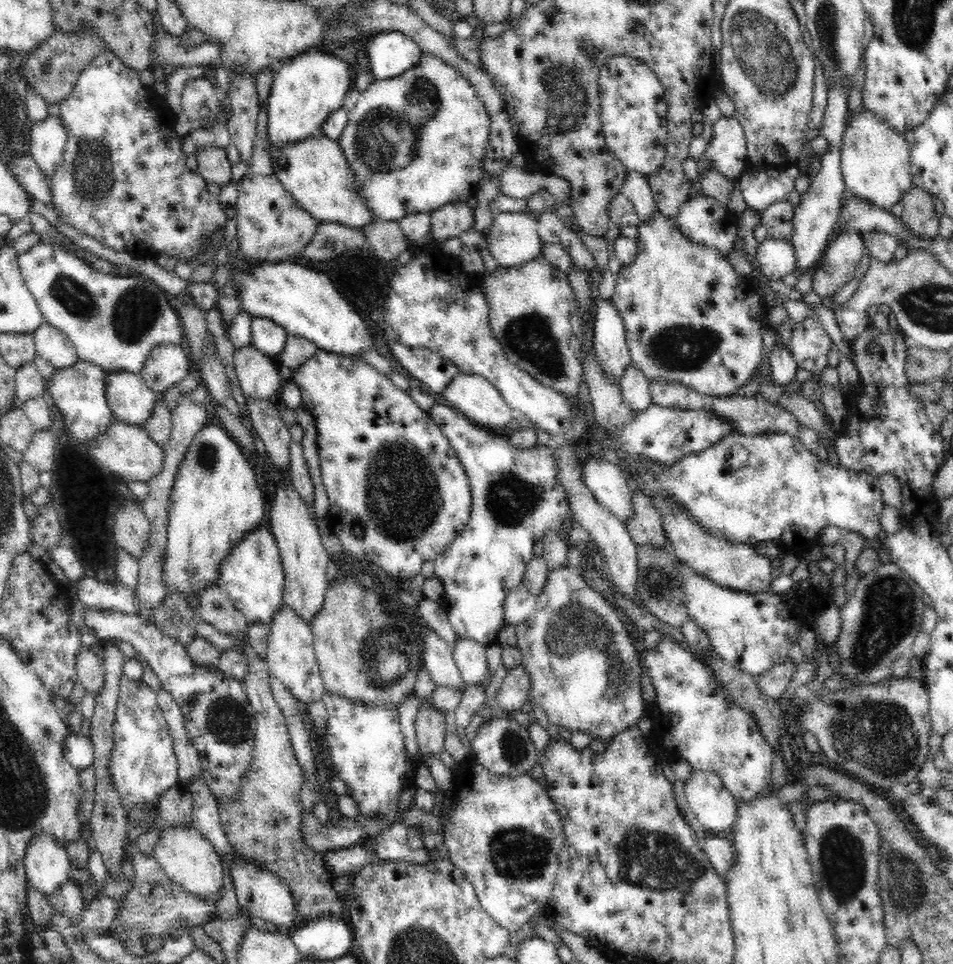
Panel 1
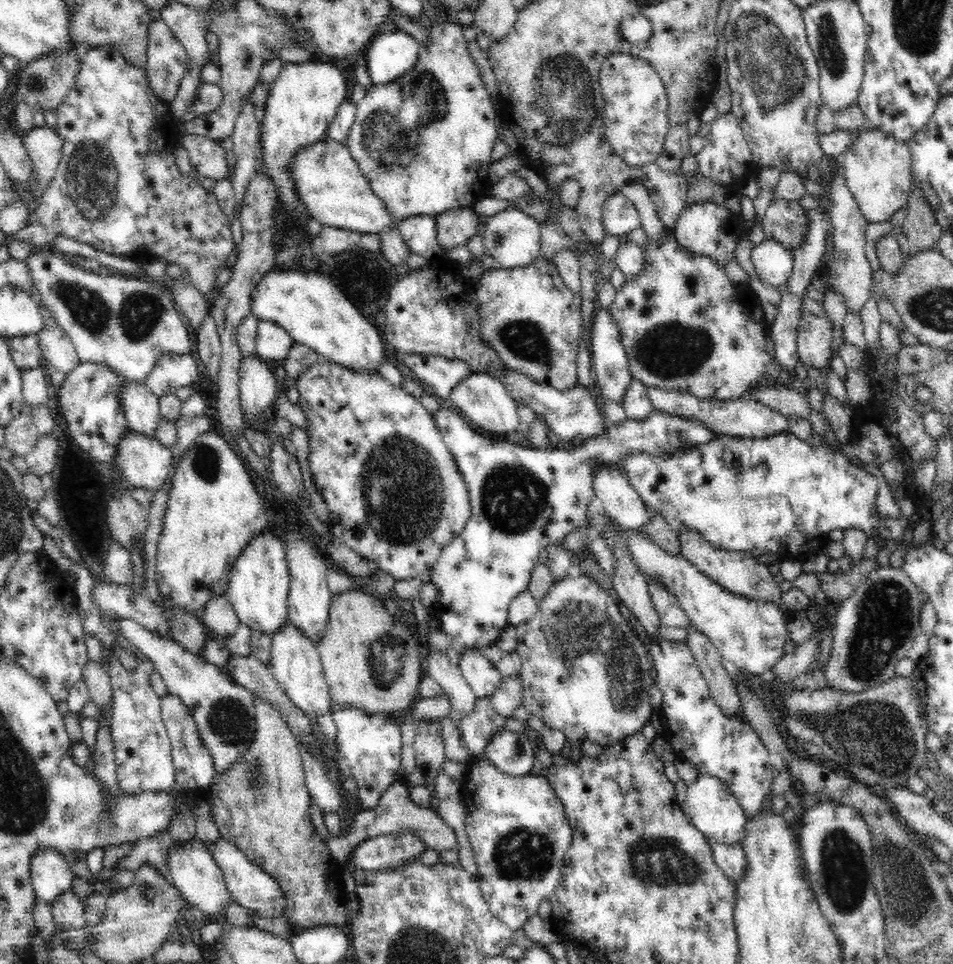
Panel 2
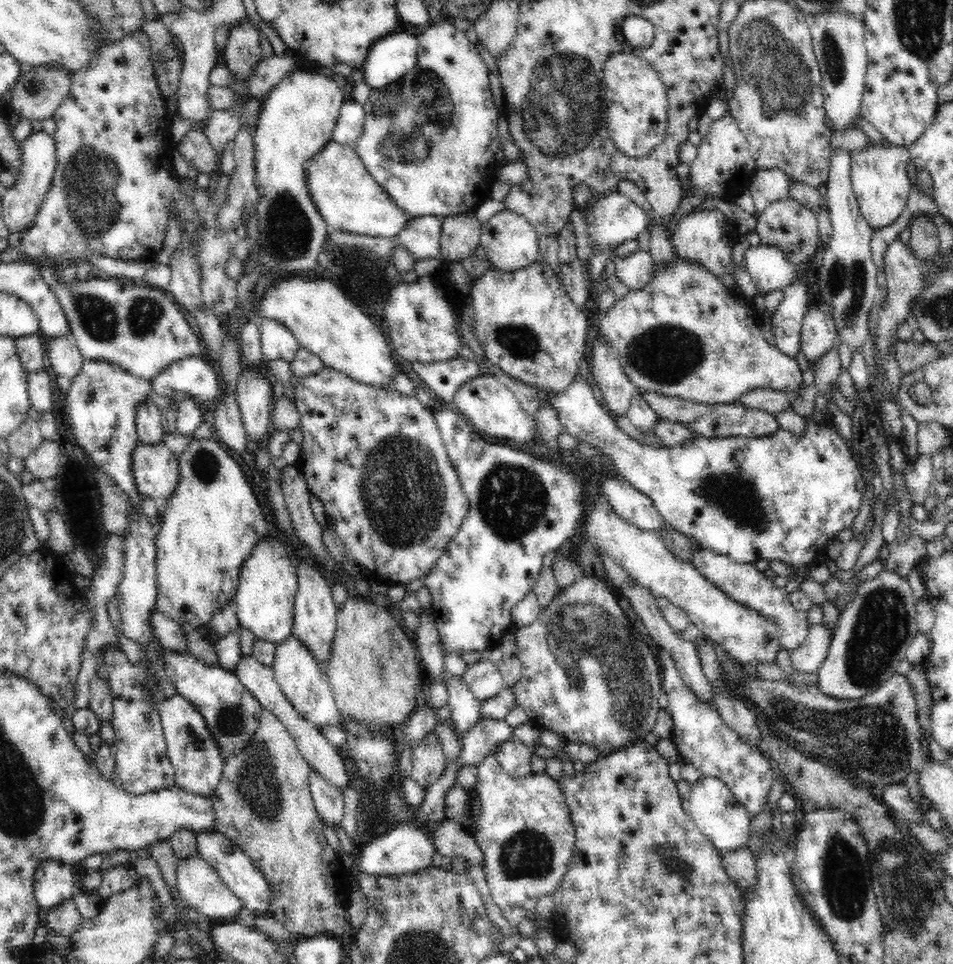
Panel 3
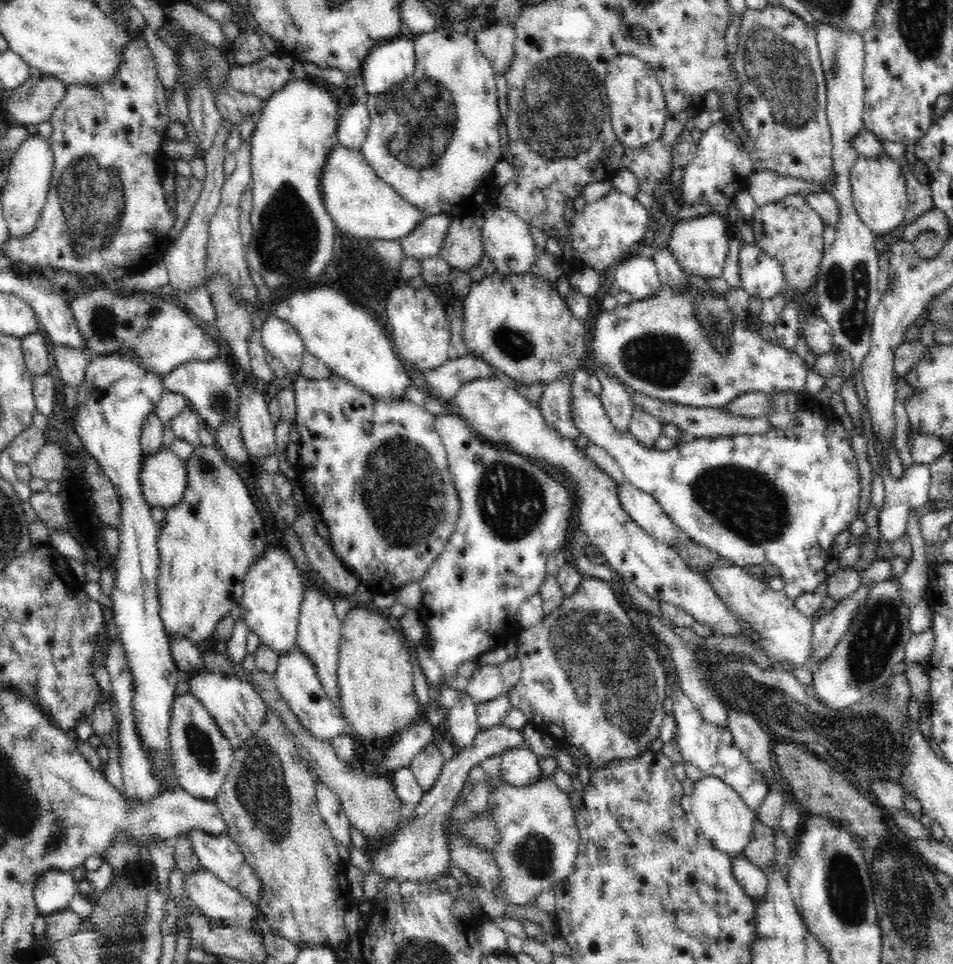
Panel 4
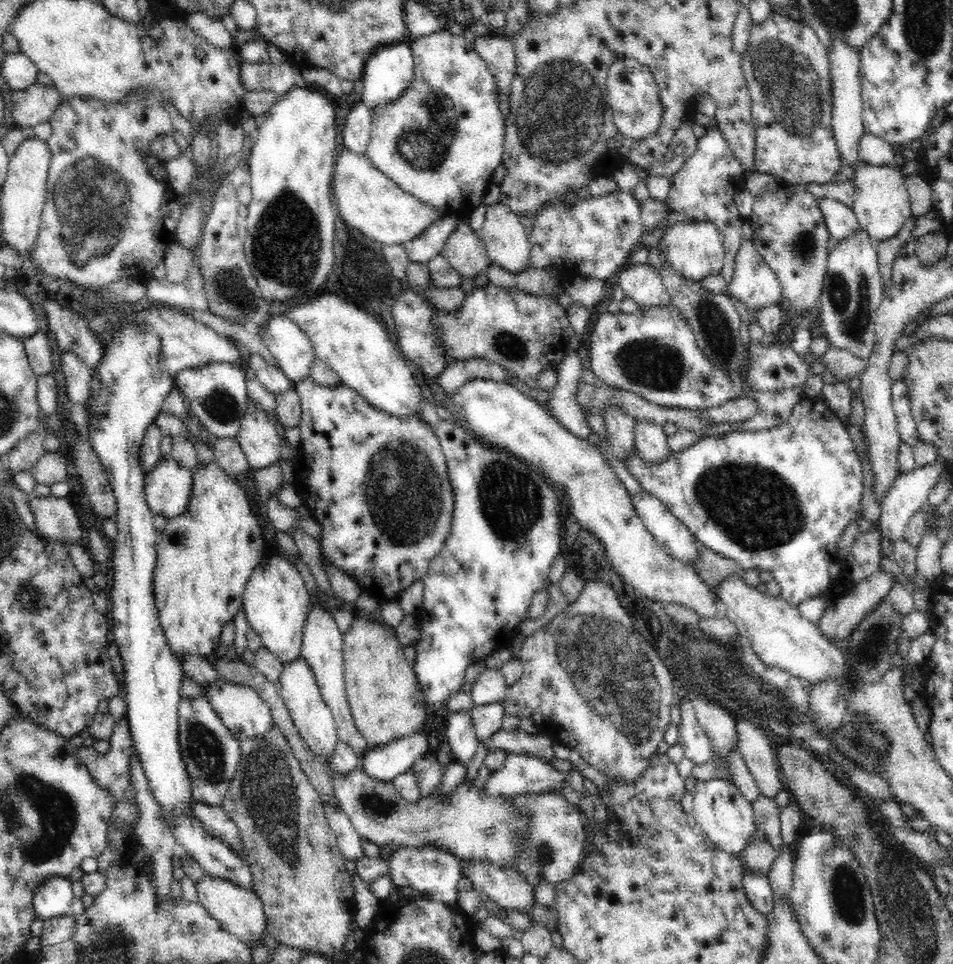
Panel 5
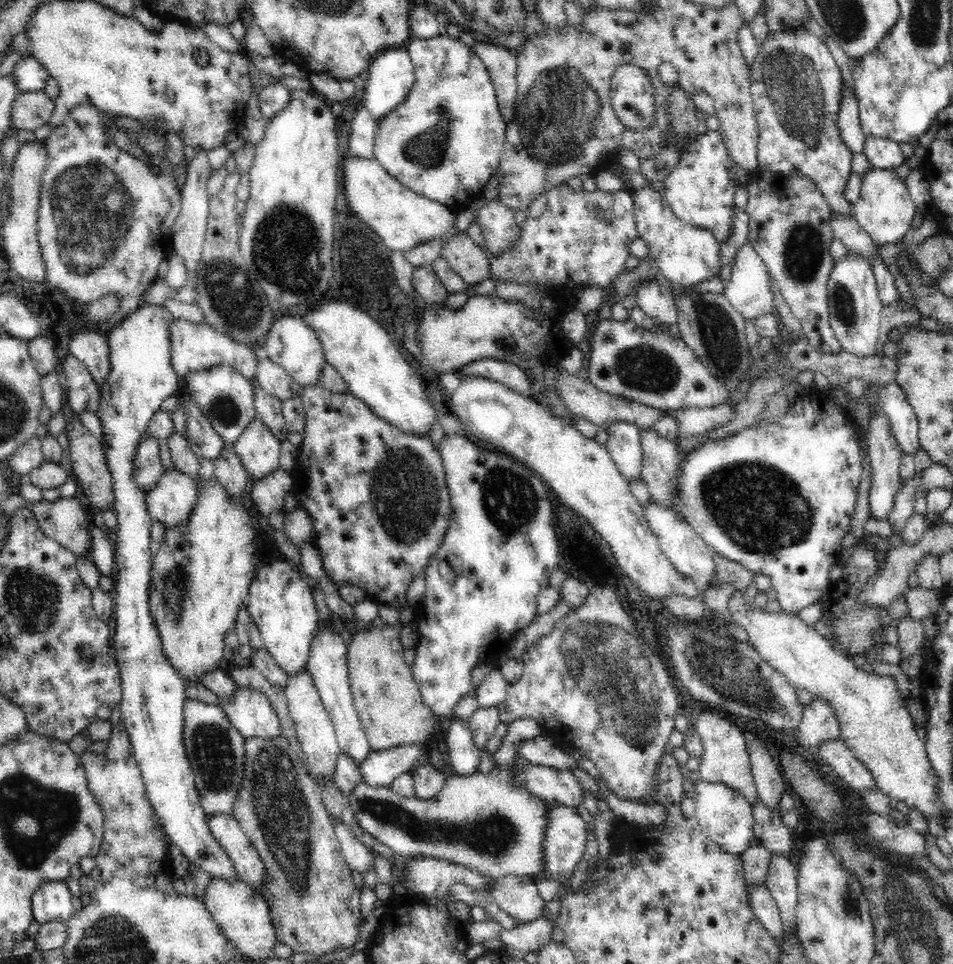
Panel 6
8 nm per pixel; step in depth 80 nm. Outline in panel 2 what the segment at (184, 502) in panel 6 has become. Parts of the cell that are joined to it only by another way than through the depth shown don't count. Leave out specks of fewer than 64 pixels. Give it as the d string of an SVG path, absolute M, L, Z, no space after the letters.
M131 430L131 434L120 442L118 451L116 463L127 486L158 492L174 473L176 463L171 457L170 447L155 438L146 438L144 434Z

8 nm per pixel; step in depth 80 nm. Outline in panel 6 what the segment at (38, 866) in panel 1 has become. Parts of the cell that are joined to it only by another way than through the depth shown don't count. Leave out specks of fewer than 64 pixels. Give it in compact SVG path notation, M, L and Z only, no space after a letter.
M66 880L44 883L32 894L31 906L33 919L41 925L52 921L67 922L76 912Z

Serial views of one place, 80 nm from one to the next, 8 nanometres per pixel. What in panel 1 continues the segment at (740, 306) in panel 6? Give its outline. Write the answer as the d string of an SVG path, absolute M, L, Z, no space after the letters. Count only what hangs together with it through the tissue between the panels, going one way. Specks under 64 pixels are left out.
M769 237L759 244L757 260L761 272L777 282L786 277L796 266L794 247L791 241L777 240Z

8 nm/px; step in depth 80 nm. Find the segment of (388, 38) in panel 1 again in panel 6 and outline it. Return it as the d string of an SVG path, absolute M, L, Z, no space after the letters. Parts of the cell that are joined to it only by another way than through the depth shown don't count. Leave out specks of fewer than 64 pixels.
M402 46L386 49L382 53L378 53L371 60L366 71L368 78L366 79L365 87L359 94L361 97L360 104L369 110L372 118L380 121L388 113L391 113L396 106L404 102L408 91L411 90L415 83L415 68L406 47Z

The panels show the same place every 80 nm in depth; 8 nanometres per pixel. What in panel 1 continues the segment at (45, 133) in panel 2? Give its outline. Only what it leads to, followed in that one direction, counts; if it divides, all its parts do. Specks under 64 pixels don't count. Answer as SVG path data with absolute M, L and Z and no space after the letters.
M48 116L31 126L30 155L47 178L51 178L62 163L67 140L68 133L65 132L59 116Z

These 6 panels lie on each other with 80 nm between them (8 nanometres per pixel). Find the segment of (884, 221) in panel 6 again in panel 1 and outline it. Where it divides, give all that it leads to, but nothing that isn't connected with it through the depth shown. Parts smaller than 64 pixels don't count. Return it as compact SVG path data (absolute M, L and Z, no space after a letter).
M864 105L847 118L841 147L841 170L845 191L857 201L876 205L878 210L892 210L914 186L905 135L896 133L888 121L880 121L880 117L868 112Z

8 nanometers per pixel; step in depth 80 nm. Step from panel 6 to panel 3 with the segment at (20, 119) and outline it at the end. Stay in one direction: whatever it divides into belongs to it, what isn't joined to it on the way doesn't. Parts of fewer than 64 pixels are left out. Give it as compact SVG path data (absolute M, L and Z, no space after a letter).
M32 67L11 88L12 110L24 120L44 120L68 98L72 75L60 67Z

